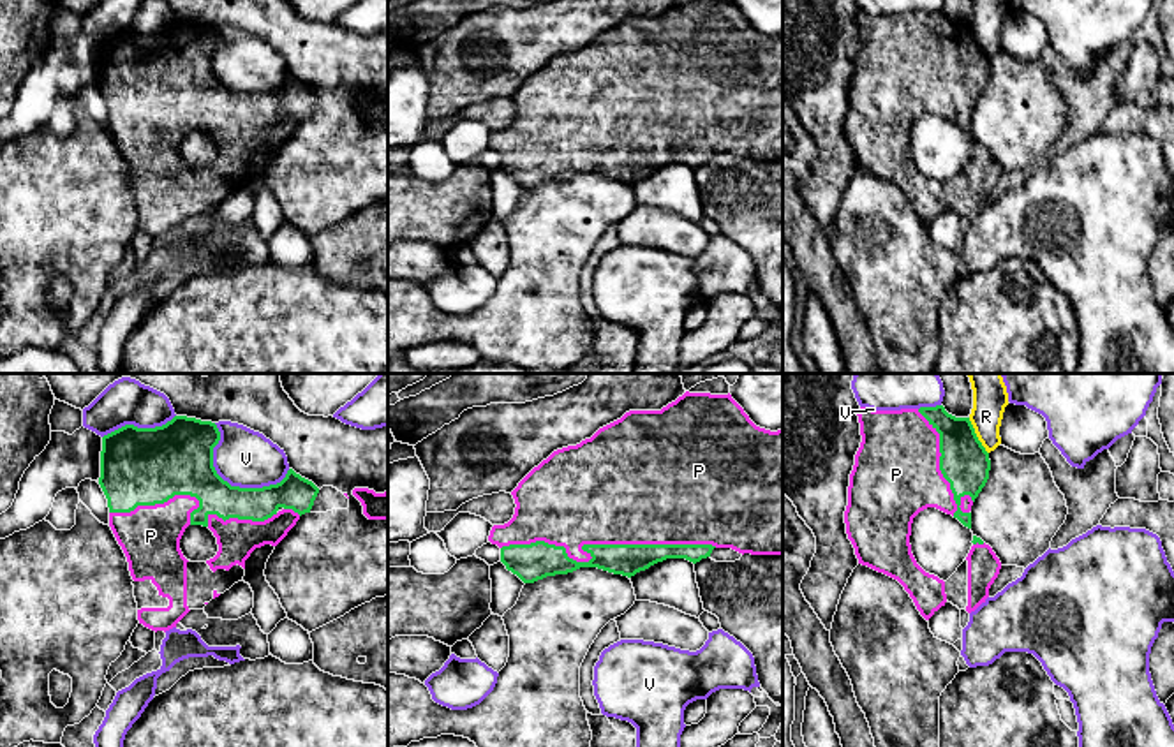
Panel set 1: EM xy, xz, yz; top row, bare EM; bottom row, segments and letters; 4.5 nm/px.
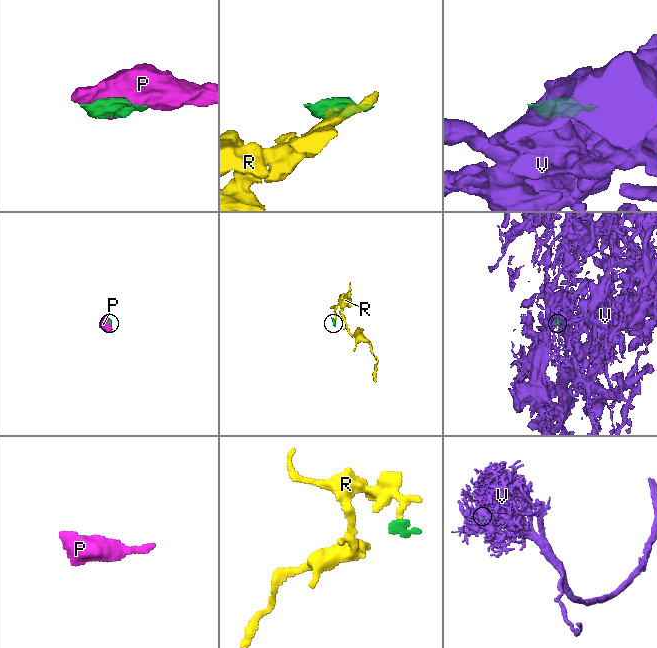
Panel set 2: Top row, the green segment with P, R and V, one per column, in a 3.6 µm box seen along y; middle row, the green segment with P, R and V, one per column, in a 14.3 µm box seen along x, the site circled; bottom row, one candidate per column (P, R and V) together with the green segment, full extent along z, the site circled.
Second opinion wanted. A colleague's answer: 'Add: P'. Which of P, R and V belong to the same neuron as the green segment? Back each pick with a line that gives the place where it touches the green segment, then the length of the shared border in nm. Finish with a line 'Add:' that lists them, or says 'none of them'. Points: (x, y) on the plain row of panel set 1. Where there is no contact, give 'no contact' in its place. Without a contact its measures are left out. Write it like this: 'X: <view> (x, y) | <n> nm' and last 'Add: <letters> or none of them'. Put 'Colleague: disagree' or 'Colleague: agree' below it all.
P: xz (596, 150) | 1000 nm
Add: P
Colleague: agree

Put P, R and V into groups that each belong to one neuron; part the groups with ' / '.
P / R / V

